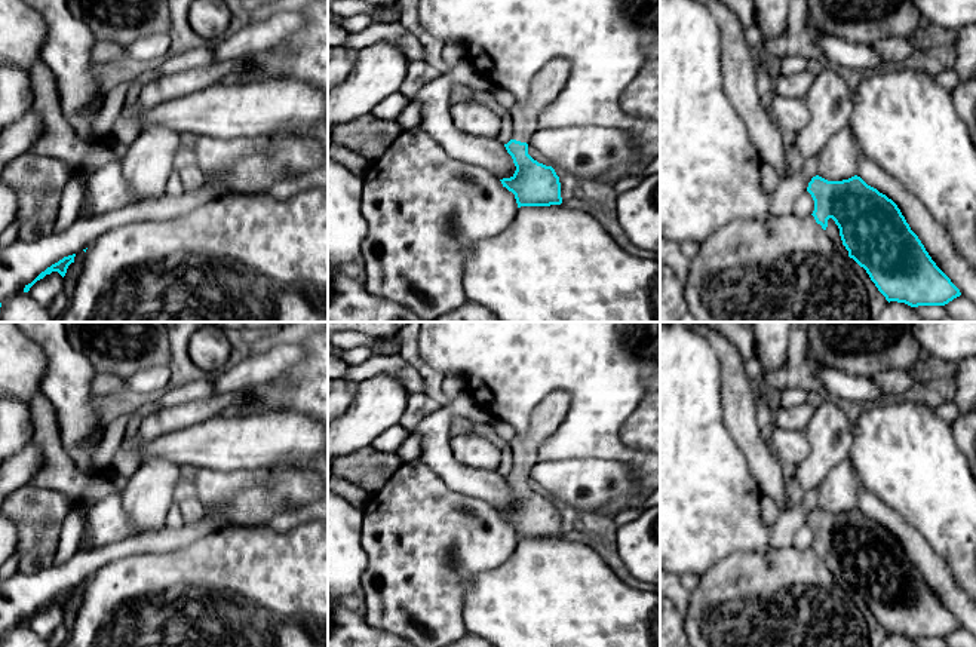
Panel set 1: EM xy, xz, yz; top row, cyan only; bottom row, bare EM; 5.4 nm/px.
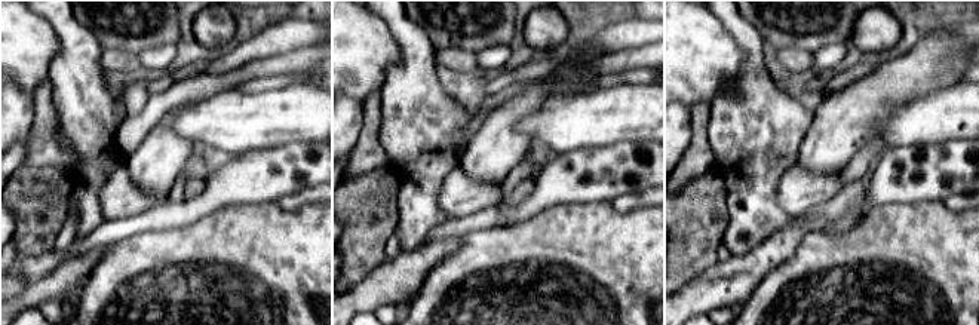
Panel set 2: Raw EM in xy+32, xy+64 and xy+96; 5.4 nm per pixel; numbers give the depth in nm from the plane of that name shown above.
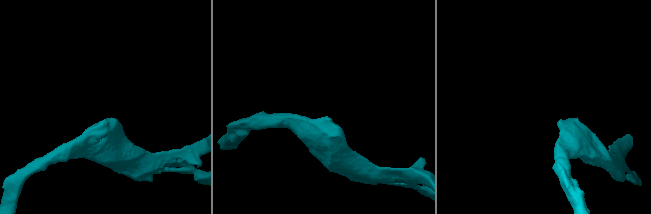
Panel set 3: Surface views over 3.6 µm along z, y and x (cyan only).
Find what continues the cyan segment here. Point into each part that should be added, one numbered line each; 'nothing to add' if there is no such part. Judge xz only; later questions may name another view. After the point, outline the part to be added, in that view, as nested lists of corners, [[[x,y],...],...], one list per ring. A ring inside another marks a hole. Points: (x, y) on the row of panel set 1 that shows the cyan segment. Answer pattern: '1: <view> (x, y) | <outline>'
1: xz (548, 83) | [[[555,58],[534,76],[528,99],[509,108],[513,139],[530,142],[530,137],[537,131],[538,114],[558,99],[568,79],[568,70],[567,59]]]

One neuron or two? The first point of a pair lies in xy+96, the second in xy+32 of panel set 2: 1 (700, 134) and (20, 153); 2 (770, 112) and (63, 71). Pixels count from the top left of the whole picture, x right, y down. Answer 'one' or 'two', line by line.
1: two
2: one

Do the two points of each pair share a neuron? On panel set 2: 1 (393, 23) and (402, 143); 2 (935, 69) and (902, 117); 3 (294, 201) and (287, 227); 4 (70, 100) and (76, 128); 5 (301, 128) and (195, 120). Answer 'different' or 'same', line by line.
1: same
2: different
3: different
4: same
5: same

